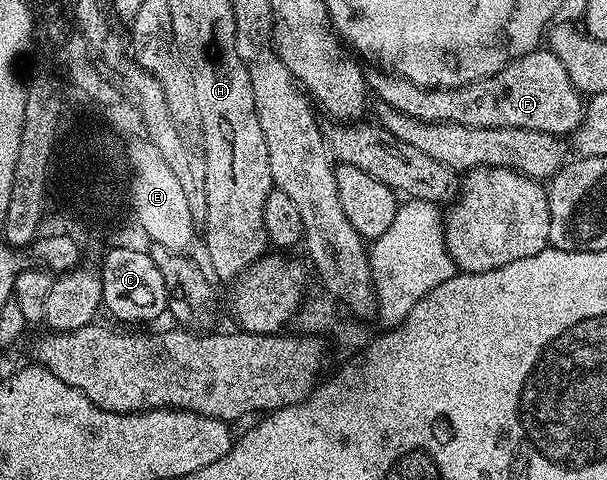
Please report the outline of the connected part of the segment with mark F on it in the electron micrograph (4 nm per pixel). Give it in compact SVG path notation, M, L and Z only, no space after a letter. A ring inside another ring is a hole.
M537 48L526 56L515 58L509 66L502 68L502 72L498 72L492 78L482 78L478 82L471 82L453 90L427 90L379 68L365 69L364 79L371 93L375 97L377 94L383 105L423 122L453 122L470 128L526 128L557 136L568 136L575 132L580 121L584 119L585 95L581 94L580 89L570 80L570 72L566 72L562 60L558 60L558 56L554 56L554 52L547 48Z

